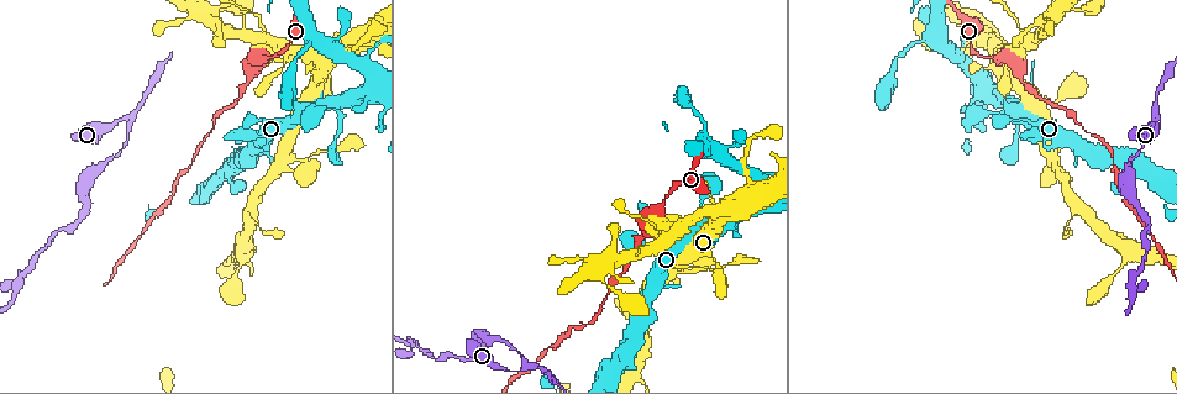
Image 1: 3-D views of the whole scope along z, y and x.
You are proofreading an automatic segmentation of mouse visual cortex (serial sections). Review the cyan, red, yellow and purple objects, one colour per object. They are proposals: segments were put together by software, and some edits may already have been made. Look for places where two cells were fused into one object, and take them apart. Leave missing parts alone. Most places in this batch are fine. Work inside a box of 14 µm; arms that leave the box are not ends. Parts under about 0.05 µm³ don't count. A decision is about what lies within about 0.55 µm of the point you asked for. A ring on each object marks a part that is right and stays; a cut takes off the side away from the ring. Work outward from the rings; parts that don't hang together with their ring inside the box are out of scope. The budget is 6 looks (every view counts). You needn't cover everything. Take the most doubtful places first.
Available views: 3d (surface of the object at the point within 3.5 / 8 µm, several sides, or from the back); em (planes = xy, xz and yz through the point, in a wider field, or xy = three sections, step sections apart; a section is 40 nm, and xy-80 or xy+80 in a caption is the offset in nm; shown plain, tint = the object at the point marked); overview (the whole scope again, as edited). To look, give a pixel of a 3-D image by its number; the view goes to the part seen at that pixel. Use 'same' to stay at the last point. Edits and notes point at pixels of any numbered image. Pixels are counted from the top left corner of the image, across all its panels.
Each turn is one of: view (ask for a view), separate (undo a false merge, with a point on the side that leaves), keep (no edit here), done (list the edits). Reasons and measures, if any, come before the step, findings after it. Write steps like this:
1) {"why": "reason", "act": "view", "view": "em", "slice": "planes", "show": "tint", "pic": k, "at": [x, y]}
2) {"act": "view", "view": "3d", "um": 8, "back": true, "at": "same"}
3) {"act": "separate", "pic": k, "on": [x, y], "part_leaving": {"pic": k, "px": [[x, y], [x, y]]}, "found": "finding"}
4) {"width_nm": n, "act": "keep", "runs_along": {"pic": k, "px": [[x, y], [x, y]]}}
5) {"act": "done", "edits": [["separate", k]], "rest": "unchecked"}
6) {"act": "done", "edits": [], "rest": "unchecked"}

{"why": "three-way junction", "act": "view", "view": "3d", "um": 8, "back": true, "pic": 1, "at": [129, 116]}

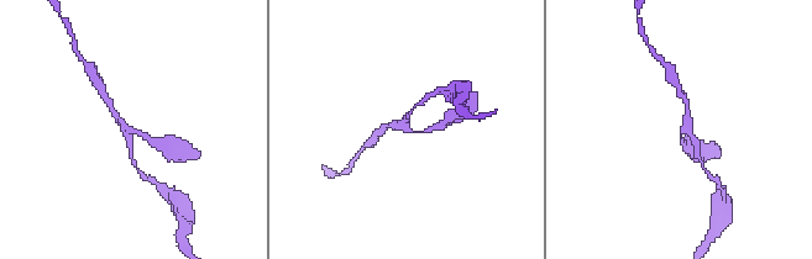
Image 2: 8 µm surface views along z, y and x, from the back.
{"why": "zoom in", "act": "view", "view": "3d", "um": 3.5, "pic": 2, "at": [687, 131]}

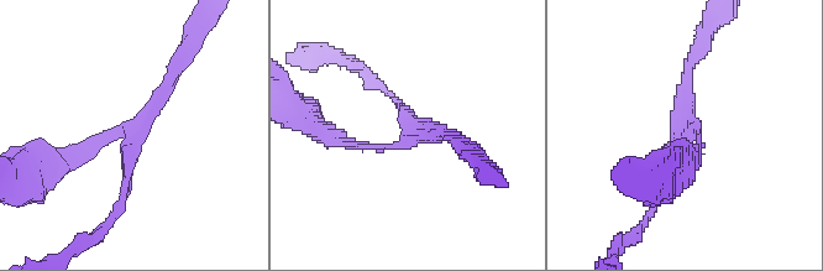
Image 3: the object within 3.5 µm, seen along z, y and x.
{"arms": 3, "arm_widths_nm": [150, 150, 200], "act": "view", "view": "em", "slice": "xy", "step": 5, "show": "tint", "pic": 3, "at": [129, 130]}

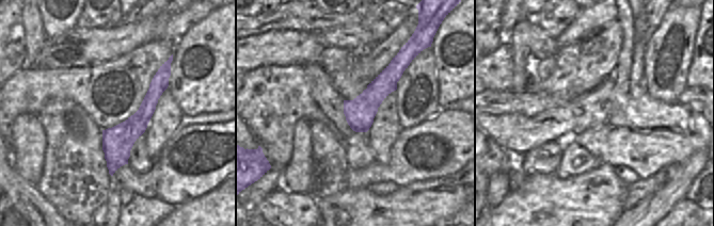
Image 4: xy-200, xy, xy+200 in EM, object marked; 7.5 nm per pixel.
{"act": "keep", "found": "continuous, no second cell"}

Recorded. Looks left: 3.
{"why": "two arms at a narrow angle", "act": "view", "view": "3d", "um": 8, "pic": 1, "at": [595, 259]}

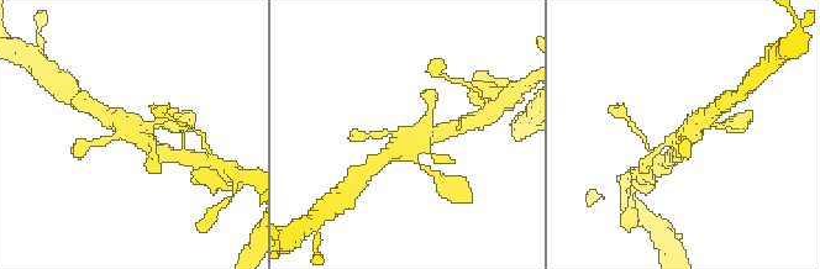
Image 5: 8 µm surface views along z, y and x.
{"why": "need the tissue", "act": "view", "view": "em", "slice": "planes", "show": "tint", "pic": 5, "at": [405, 135]}

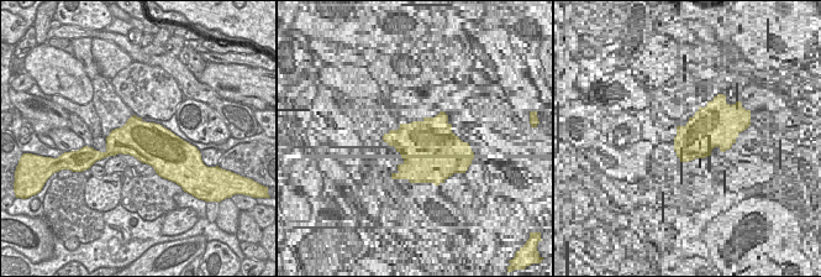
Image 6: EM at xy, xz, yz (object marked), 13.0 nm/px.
{"width_nm": 550, "act": "keep", "runs_along": {"pic": 5, "px": [[681, 153], [698, 125], [715, 125]]}, "found": "continuous, no second cell"}

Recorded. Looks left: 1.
{"act": "done", "edits": [], "rest": "unchecked"}

